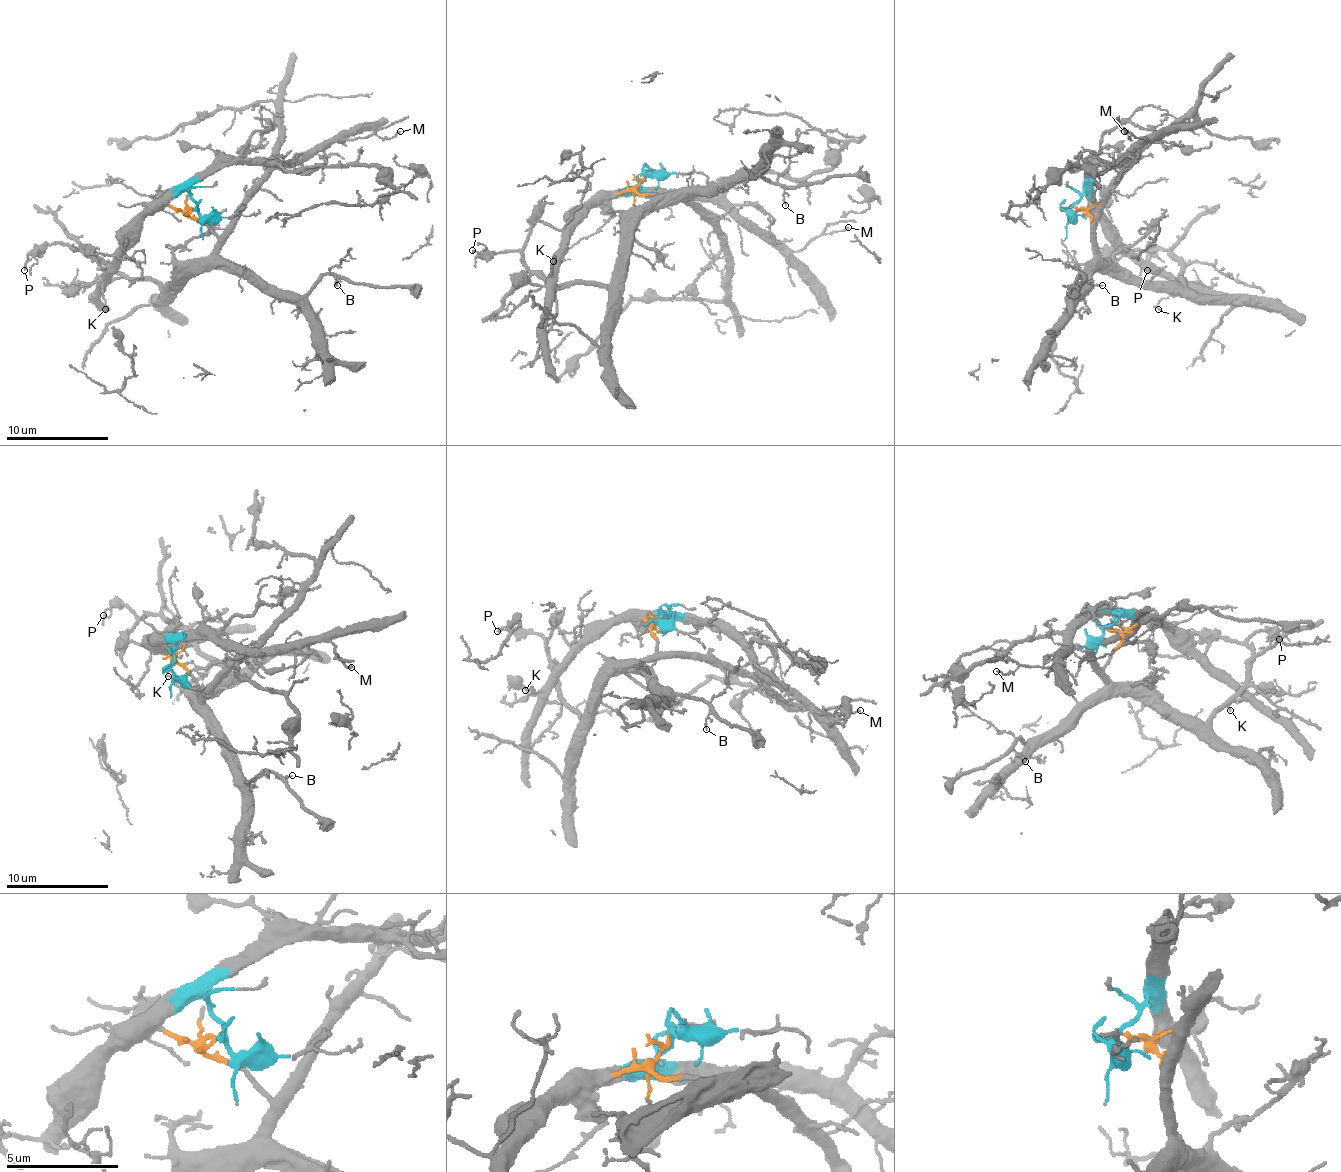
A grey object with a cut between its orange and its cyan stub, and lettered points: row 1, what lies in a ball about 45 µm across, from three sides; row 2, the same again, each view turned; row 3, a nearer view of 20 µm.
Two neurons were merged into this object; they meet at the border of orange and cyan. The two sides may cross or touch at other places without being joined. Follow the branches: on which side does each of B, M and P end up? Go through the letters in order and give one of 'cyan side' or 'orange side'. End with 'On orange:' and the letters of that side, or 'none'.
B: orange side
M: cyan side
P: orange side
On orange: B, P

